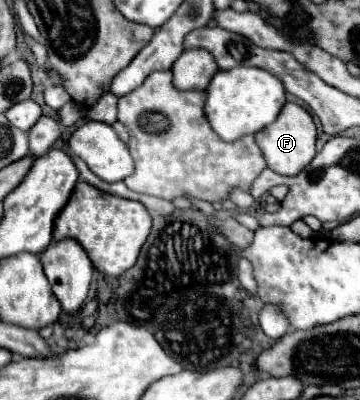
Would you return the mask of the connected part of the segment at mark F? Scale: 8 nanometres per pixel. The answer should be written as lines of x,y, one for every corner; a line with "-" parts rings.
285,103
277,121
273,121
265,129
261,129
261,133
255,133
255,141
263,153
269,169
273,169
281,175
297,175
315,157
317,129
315,129
313,117
301,105

